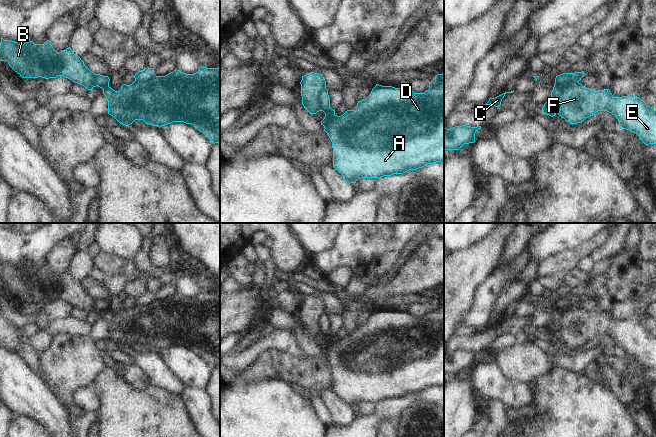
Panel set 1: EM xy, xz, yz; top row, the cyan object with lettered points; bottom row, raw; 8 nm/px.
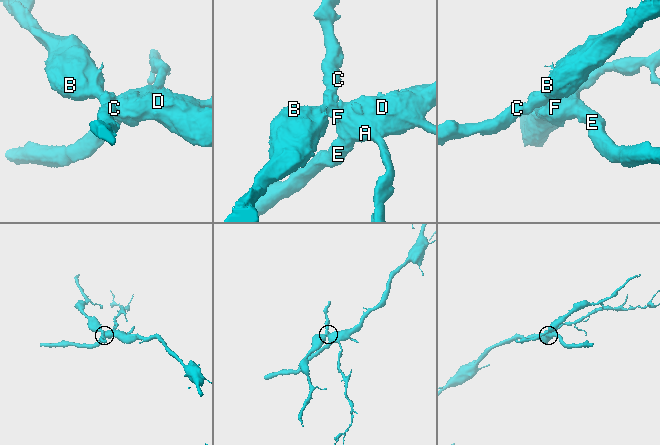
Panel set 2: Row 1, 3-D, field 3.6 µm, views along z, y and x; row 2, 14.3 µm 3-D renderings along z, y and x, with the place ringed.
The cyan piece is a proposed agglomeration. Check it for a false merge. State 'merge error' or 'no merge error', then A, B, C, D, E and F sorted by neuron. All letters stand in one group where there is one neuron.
merge error | A D E F / B C

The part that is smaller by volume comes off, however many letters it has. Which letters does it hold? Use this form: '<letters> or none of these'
B, C.

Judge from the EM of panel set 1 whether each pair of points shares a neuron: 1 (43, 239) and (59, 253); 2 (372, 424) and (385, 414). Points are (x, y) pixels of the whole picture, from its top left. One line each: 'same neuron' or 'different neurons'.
1: different neurons
2: same neuron

